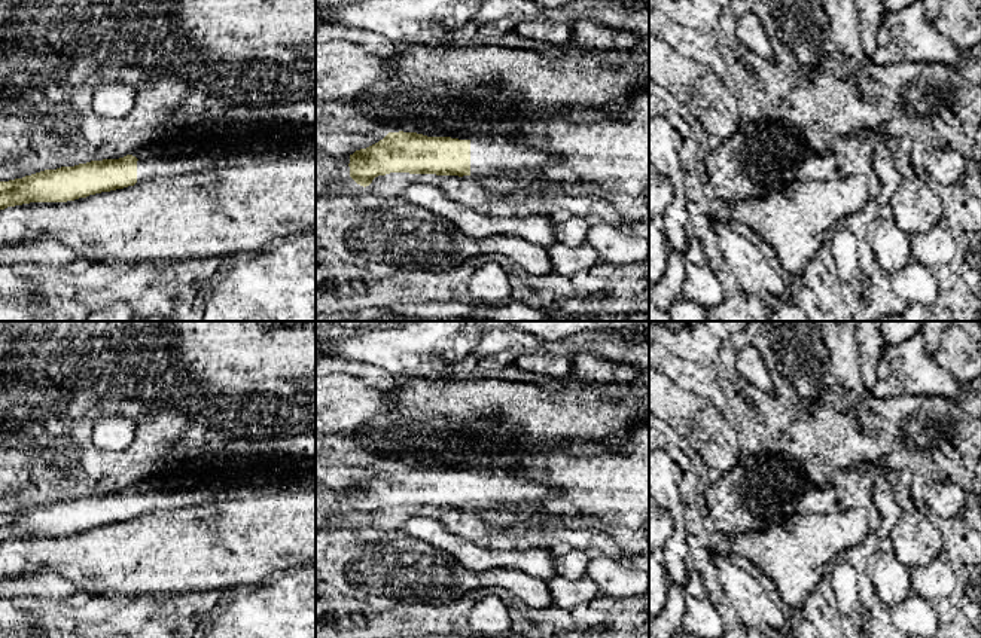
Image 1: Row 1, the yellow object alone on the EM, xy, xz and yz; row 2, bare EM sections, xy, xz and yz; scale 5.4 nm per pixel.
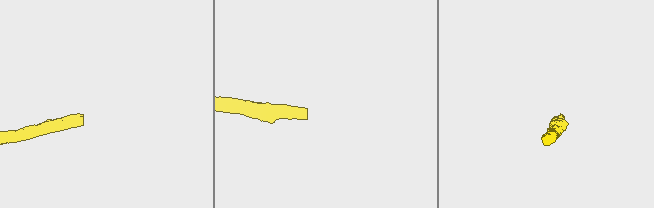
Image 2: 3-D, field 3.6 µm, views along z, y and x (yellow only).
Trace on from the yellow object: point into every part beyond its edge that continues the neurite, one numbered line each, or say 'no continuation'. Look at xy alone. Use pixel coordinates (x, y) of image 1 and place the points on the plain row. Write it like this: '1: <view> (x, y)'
1: xy (149, 501)

